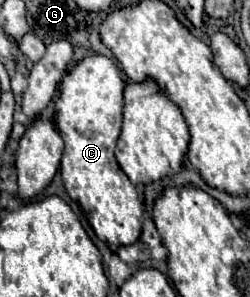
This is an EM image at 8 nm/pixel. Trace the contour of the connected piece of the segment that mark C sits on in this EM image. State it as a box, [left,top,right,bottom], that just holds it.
[55,55,143,245]

